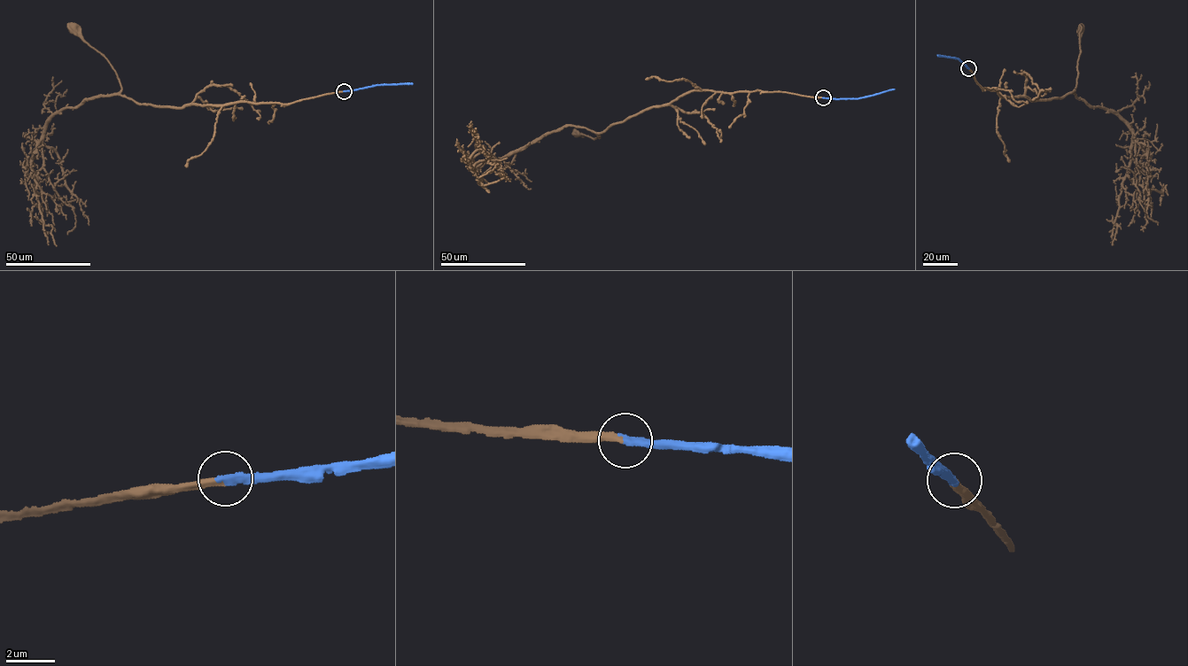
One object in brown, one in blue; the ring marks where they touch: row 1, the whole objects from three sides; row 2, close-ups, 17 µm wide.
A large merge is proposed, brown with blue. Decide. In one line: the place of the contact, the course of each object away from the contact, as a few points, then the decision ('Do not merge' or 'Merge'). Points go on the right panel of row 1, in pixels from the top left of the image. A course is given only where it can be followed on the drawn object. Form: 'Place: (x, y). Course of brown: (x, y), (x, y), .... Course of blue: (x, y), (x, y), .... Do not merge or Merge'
Place: (968, 68). Course of brown: (968, 68), (982, 88), (1005, 97), (1062, 97), (1076, 84), (1081, 30). Course of blue: (968, 68), (957, 58), (937, 55). Merge

